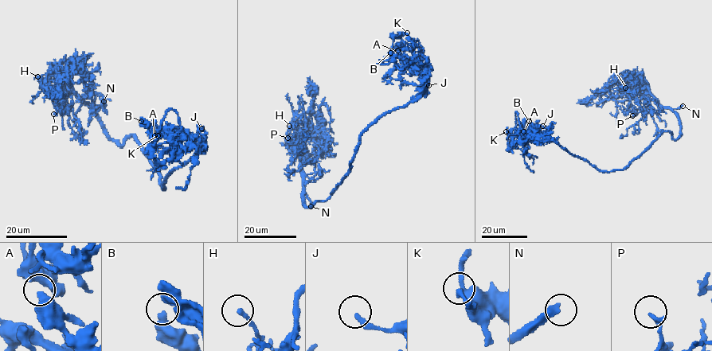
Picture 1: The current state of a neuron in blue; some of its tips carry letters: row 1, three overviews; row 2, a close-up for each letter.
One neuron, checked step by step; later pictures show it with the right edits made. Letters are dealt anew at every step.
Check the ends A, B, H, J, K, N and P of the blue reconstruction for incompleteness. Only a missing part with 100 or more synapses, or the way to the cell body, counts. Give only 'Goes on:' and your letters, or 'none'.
Goes on: N

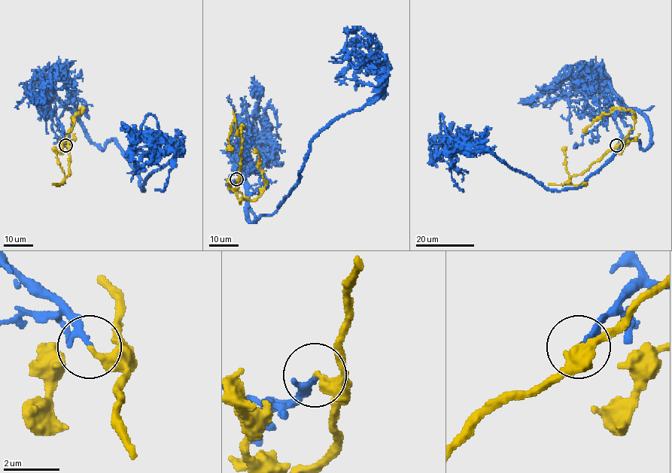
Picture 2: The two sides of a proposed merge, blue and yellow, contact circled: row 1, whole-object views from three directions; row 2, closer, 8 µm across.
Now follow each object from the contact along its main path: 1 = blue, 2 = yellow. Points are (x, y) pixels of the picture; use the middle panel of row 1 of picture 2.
1: (236, 179), (243, 162), (247, 219), (274, 213), (309, 141), (375, 99), (381, 48), (346, 45)
2: (236, 179), (239, 178), (242, 147), (235, 120), (231, 125), (229, 137), (229, 146), (233, 149)

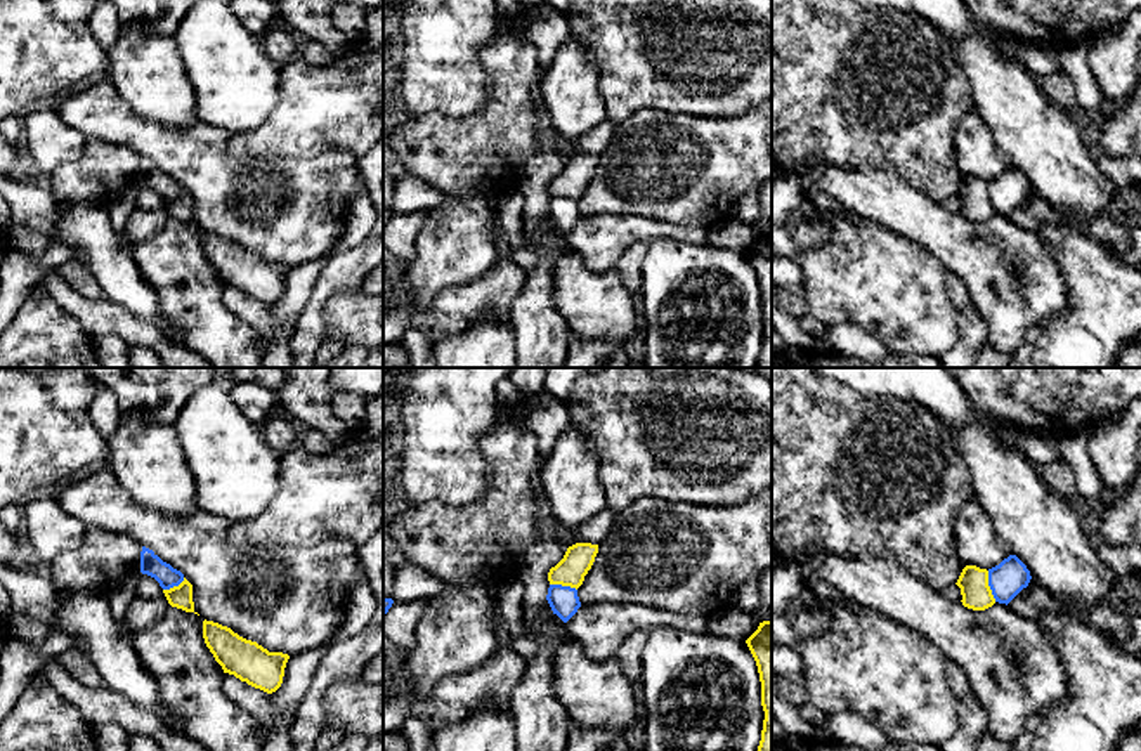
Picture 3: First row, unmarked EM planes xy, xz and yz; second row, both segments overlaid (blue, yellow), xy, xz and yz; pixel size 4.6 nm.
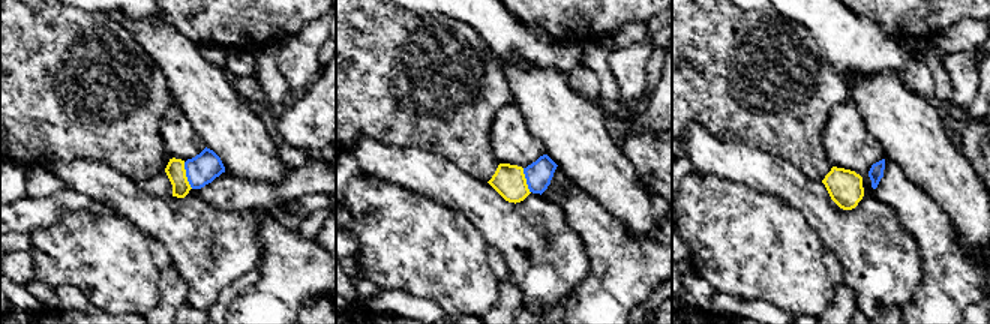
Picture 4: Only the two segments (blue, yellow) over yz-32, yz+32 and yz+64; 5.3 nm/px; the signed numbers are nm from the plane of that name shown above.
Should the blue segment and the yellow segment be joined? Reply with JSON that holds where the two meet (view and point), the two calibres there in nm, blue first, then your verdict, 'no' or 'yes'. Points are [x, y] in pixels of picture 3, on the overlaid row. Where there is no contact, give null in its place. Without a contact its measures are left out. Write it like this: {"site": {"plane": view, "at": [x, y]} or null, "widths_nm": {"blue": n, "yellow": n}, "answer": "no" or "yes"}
{"site": {"plane": "yz", "at": [989, 585]}, "widths_nm": {"blue": 160, "yellow": 140}, "answer": "no"}

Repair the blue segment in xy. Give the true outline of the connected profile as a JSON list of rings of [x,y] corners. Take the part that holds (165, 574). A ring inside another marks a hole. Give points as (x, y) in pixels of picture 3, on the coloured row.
[[[142,546],[140,552],[140,572],[154,578],[163,590],[179,586],[184,581],[184,574],[163,562],[153,550]]]

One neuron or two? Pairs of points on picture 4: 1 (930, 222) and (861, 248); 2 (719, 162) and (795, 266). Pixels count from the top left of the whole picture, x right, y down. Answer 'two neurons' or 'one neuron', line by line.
1: two neurons
2: two neurons

